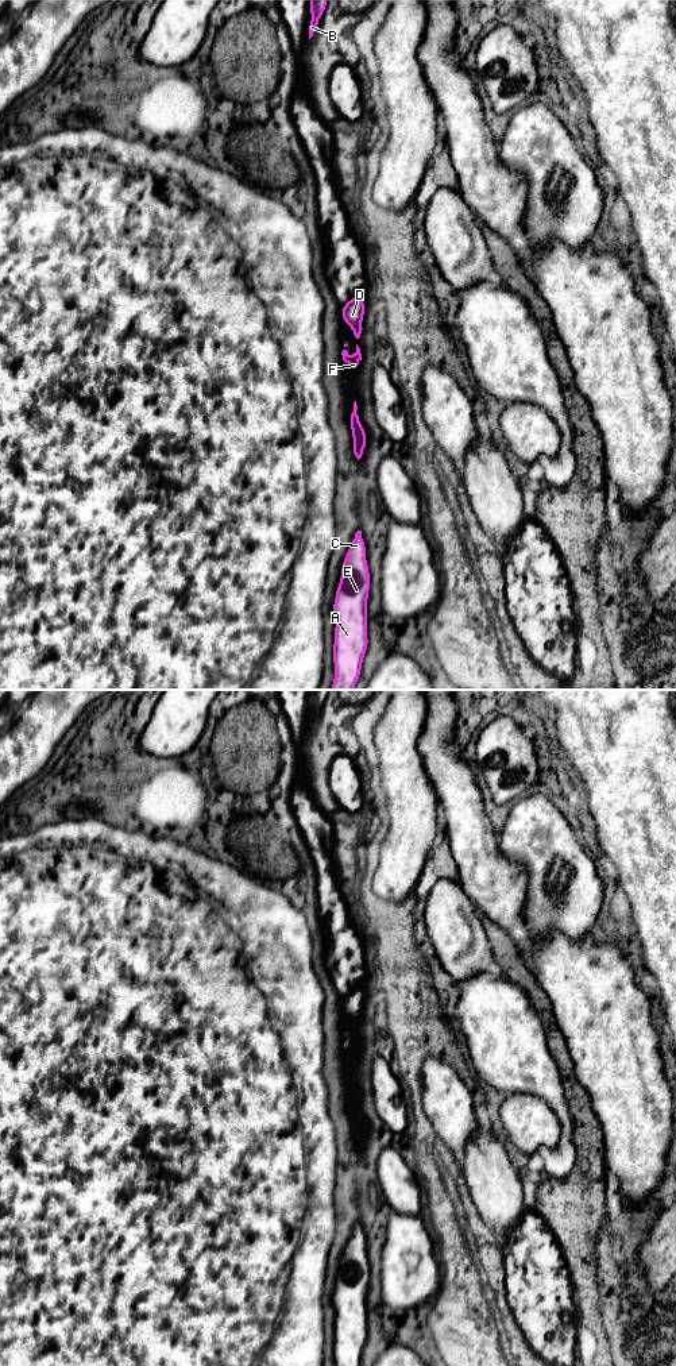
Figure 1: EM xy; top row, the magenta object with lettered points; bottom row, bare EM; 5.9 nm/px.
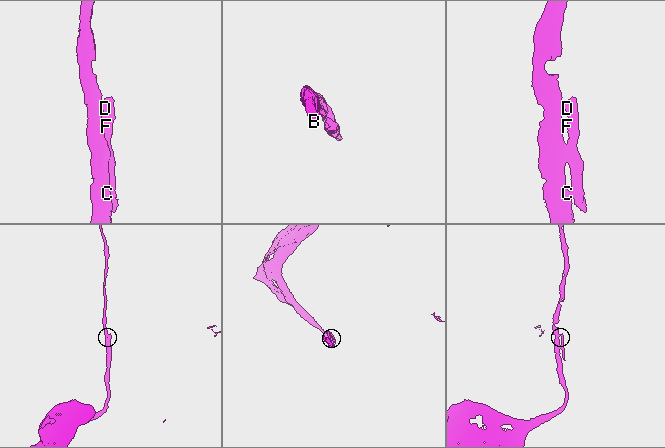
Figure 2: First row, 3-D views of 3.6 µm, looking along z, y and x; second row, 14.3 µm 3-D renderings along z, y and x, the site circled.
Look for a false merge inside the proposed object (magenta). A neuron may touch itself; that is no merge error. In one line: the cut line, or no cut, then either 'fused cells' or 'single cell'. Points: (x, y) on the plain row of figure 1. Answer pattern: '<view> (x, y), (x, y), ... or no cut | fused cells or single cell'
xy (354, 1131), (356, 1148) | fused cells

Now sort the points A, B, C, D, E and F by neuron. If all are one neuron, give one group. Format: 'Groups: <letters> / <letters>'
Groups: A B C E / D F

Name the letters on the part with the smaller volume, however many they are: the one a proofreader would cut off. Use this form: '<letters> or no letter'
D, F

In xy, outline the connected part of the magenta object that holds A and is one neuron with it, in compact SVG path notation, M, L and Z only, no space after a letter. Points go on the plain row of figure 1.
M358 1222L341 1255L341 1270L333 1293L335 1366L360 1366L363 1348L368 1339L367 1292L370 1276L366 1235L362 1222Z

